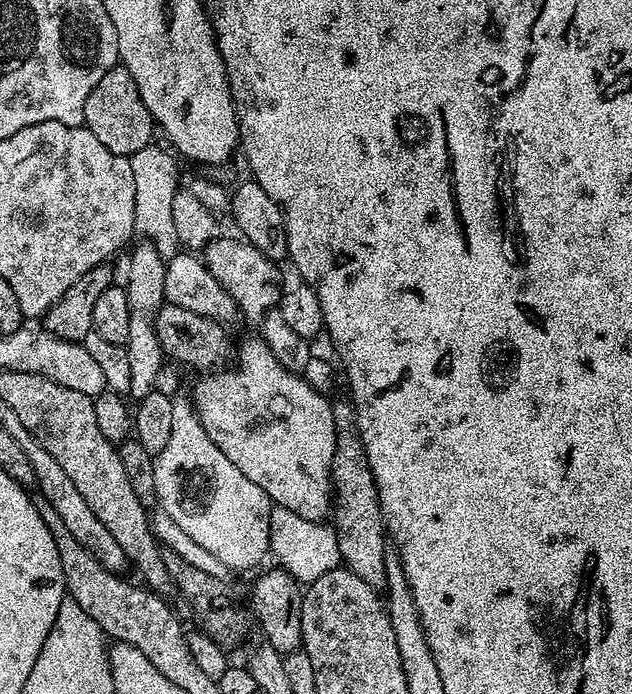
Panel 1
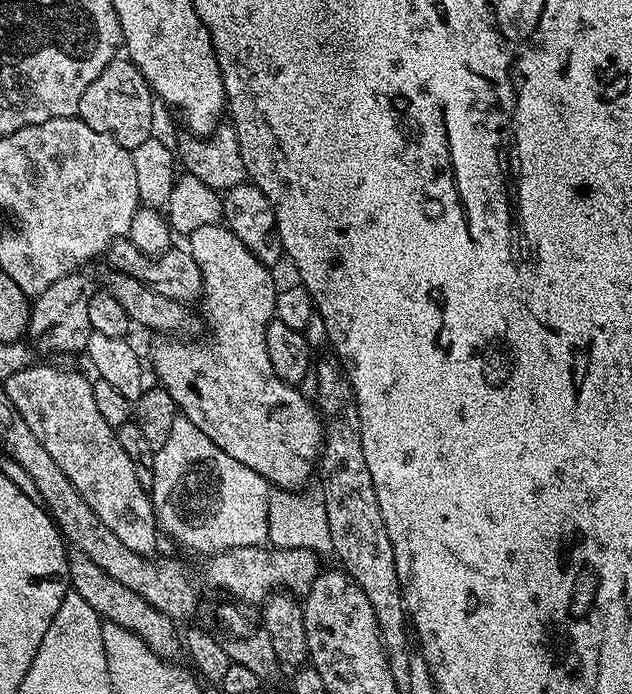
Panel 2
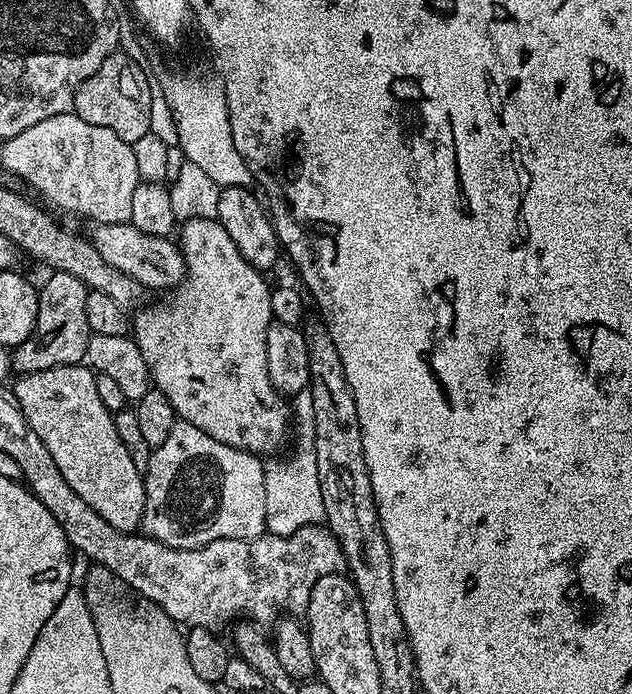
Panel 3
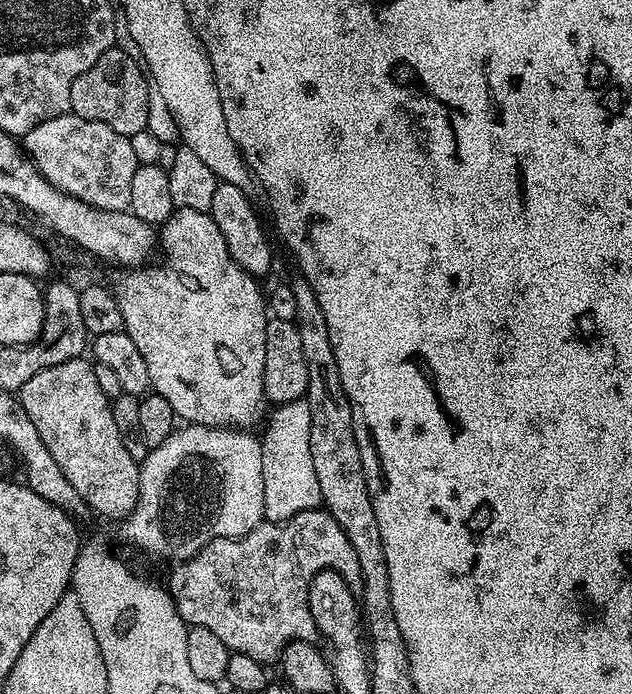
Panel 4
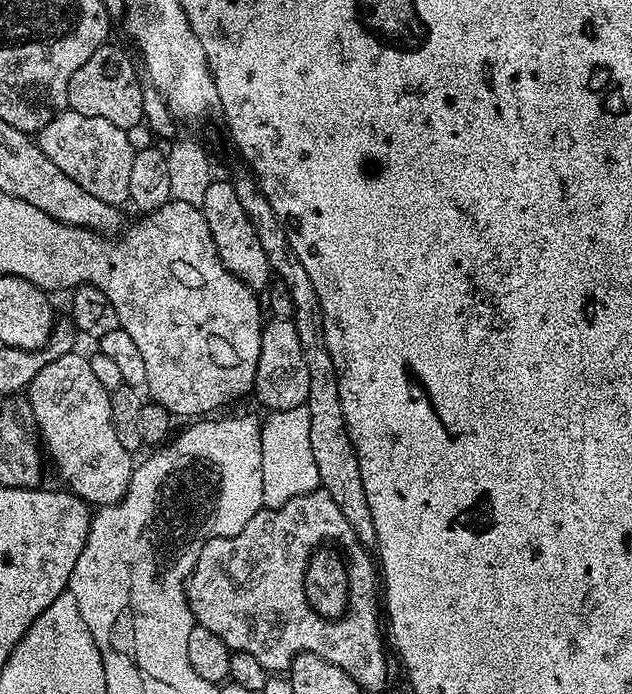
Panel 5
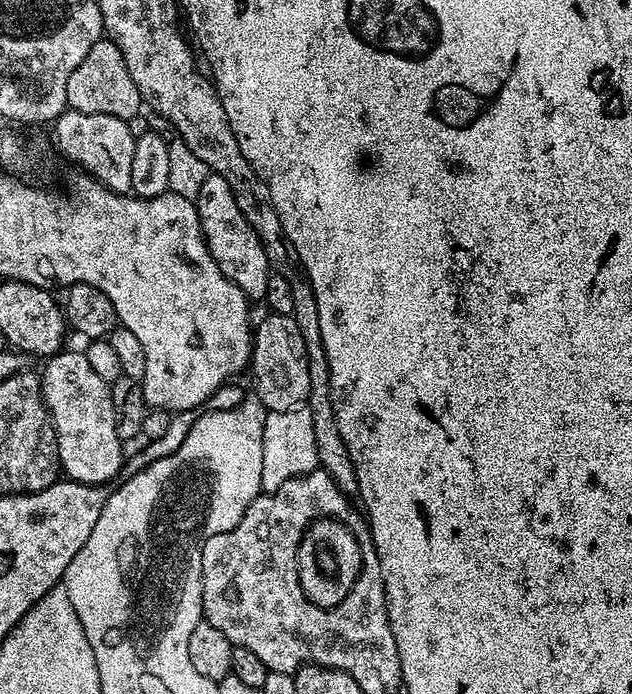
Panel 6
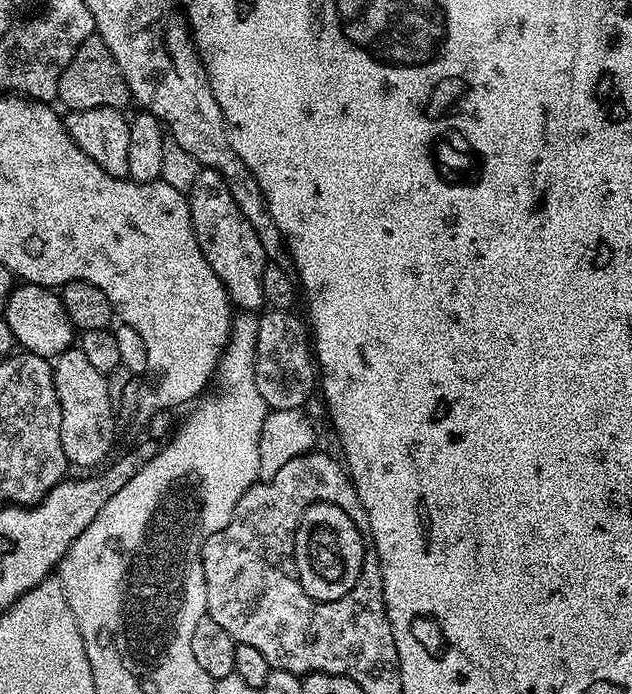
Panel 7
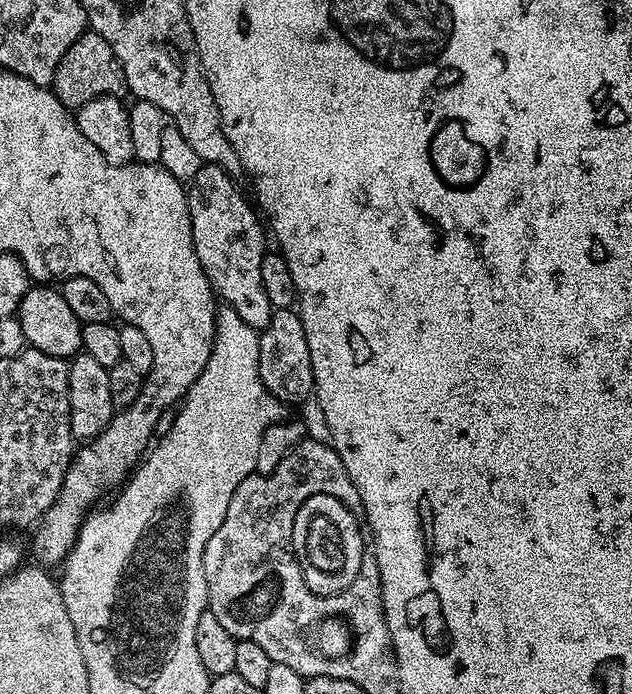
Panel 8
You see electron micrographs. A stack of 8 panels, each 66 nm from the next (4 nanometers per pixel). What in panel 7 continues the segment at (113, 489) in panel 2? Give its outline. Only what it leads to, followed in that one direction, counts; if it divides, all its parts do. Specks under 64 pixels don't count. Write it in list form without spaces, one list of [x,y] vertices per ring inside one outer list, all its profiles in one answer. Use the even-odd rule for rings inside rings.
[[[73,346],[55,357],[52,377],[58,402],[62,406],[62,450],[69,465],[73,469],[84,468],[80,470],[99,469],[109,459],[108,451],[116,440],[118,427],[116,415],[110,406],[107,375],[96,369],[78,346]]]

